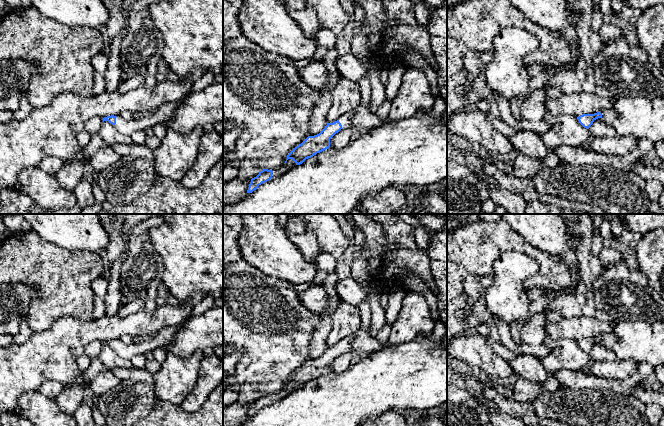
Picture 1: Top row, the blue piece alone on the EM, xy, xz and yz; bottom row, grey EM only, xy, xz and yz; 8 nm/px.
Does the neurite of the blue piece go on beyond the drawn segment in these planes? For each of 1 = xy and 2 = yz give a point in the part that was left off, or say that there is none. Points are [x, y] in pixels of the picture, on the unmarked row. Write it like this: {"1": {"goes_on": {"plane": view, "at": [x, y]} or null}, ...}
{"1": {"goes_on": null}, "2": {"goes_on": null}}

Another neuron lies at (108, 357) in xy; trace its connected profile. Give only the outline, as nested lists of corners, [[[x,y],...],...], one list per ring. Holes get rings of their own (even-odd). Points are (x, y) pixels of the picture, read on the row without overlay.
[[[104,345],[97,360],[101,362],[106,370],[113,370],[116,367],[128,368],[132,367],[130,360],[120,357],[116,351],[110,348],[108,345]]]

